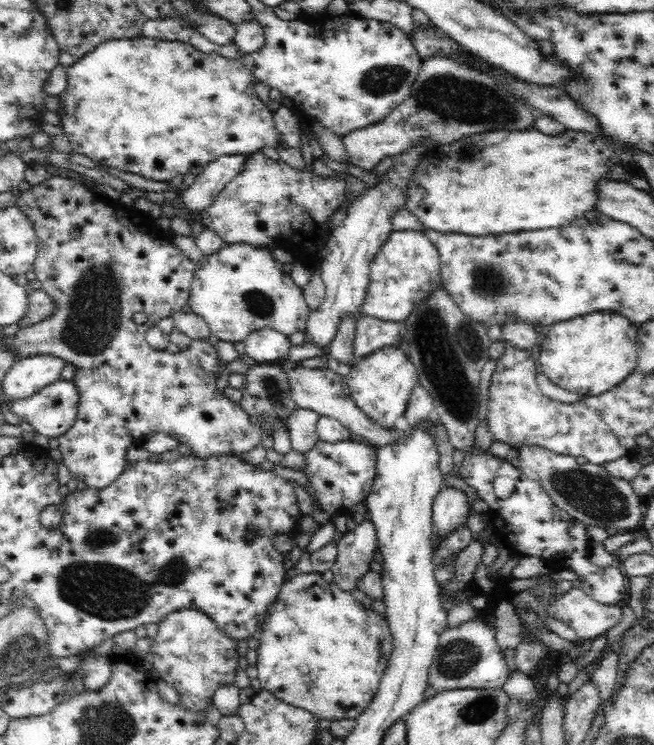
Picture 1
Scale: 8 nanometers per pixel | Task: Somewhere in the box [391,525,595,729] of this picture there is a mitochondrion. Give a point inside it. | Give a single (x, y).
(458, 657)

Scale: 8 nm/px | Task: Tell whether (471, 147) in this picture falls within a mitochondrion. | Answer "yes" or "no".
yes

